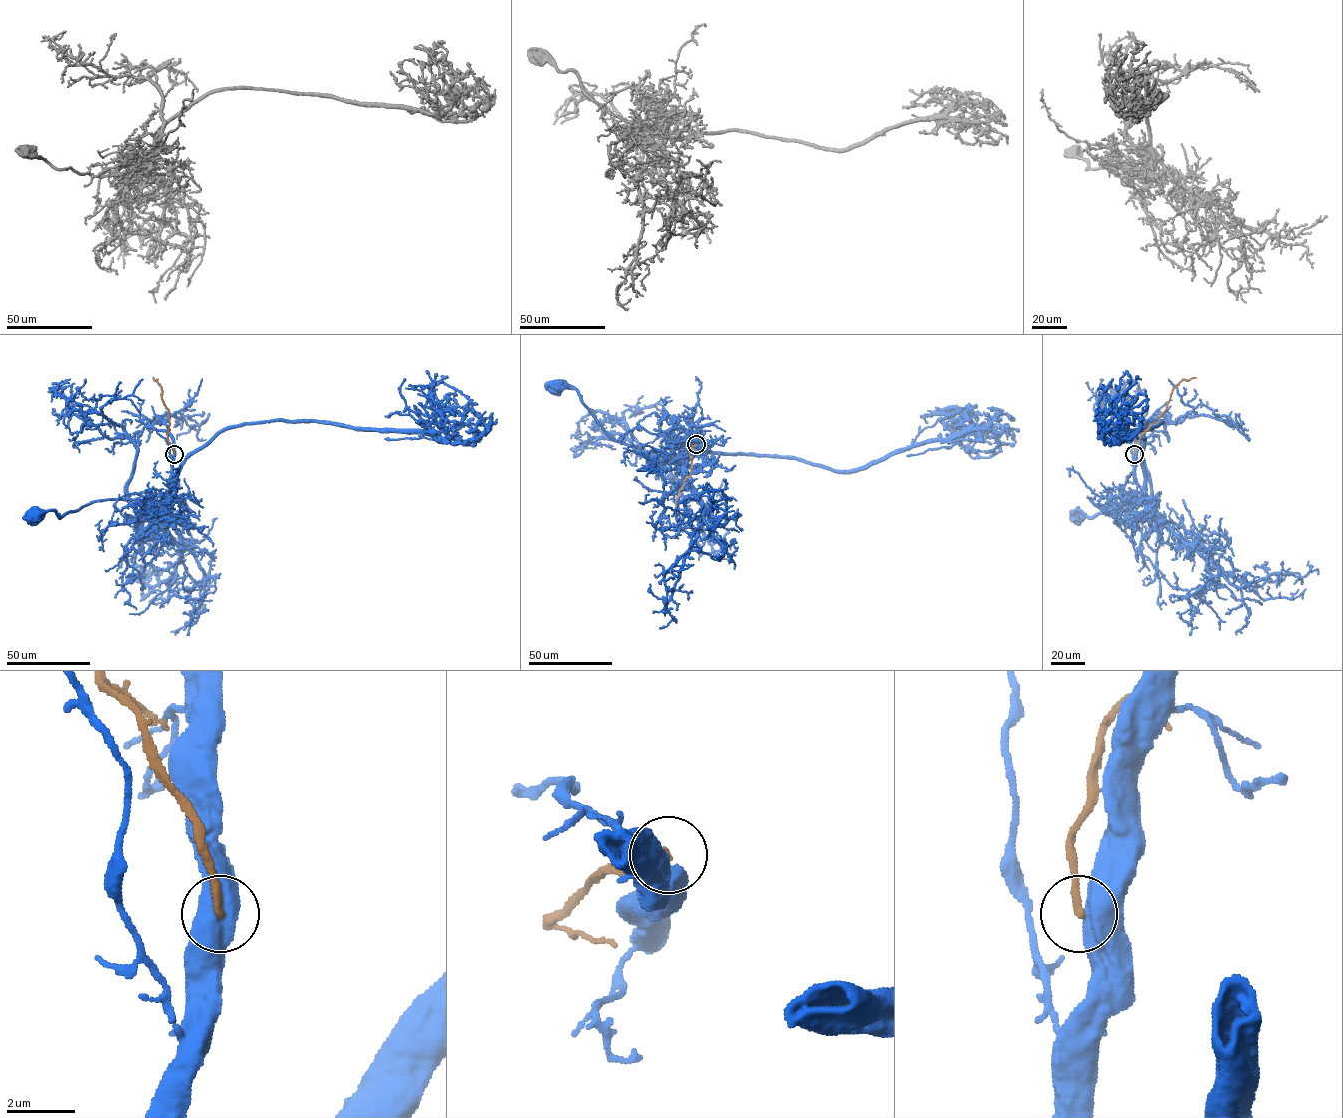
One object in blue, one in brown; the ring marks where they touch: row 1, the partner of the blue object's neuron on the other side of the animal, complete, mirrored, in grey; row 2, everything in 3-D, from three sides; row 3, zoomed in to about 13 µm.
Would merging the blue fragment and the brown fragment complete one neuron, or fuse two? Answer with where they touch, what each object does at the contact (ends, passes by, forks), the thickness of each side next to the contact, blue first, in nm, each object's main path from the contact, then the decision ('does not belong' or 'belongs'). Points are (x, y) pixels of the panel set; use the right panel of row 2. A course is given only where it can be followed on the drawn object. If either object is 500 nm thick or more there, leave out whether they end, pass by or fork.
place (1134, 454); calibres 750 and 200 nm; course blue (1134, 453), (1134, 479), (1152, 502), (1151, 499), (1136, 499), (1092, 516), (1079, 510), (1077, 516); course brown (1134, 453), (1140, 435), (1159, 419), (1173, 388), (1183, 379), (1195, 377); does not belong

